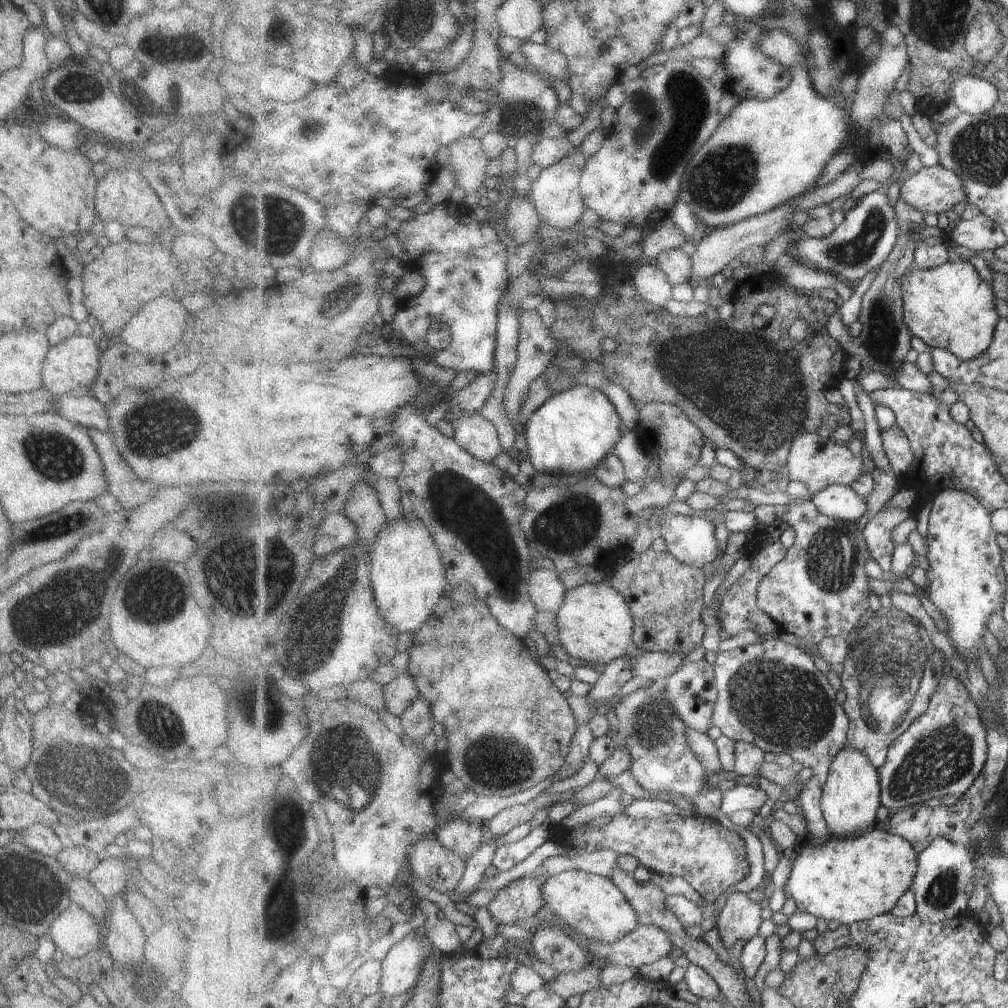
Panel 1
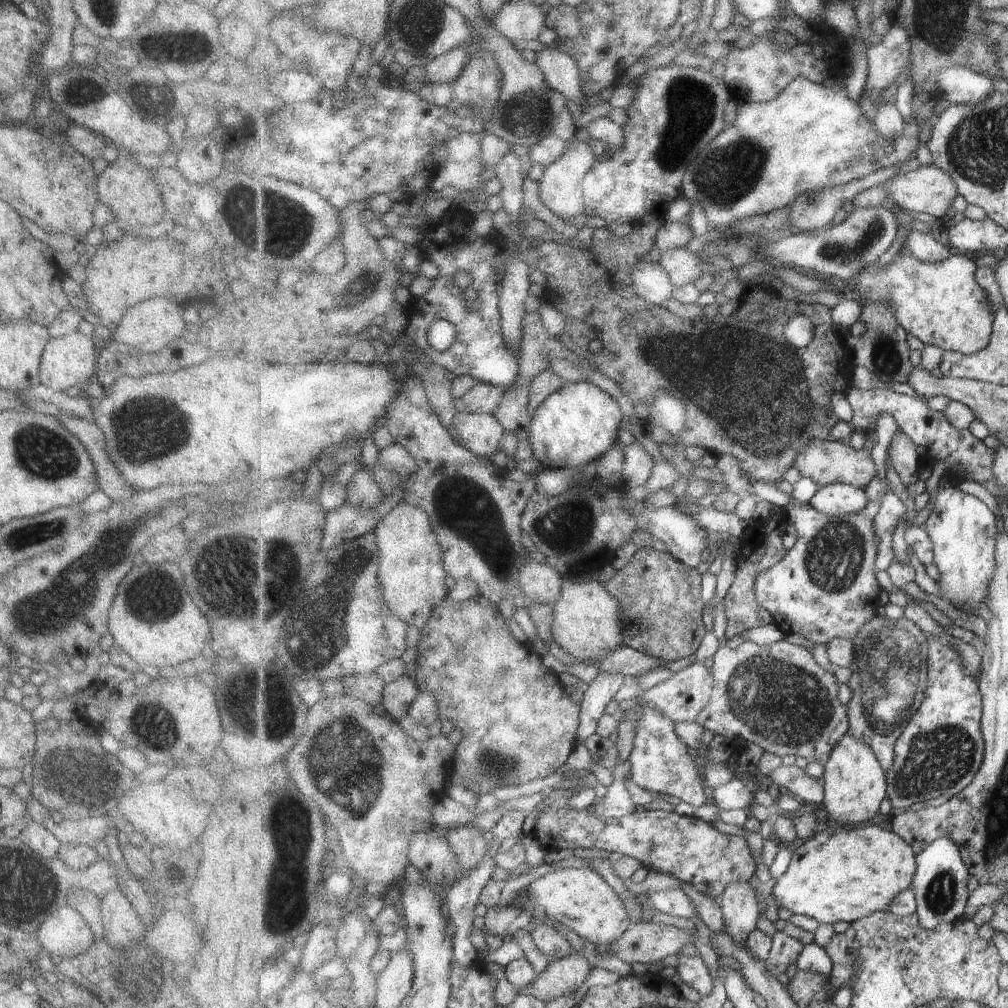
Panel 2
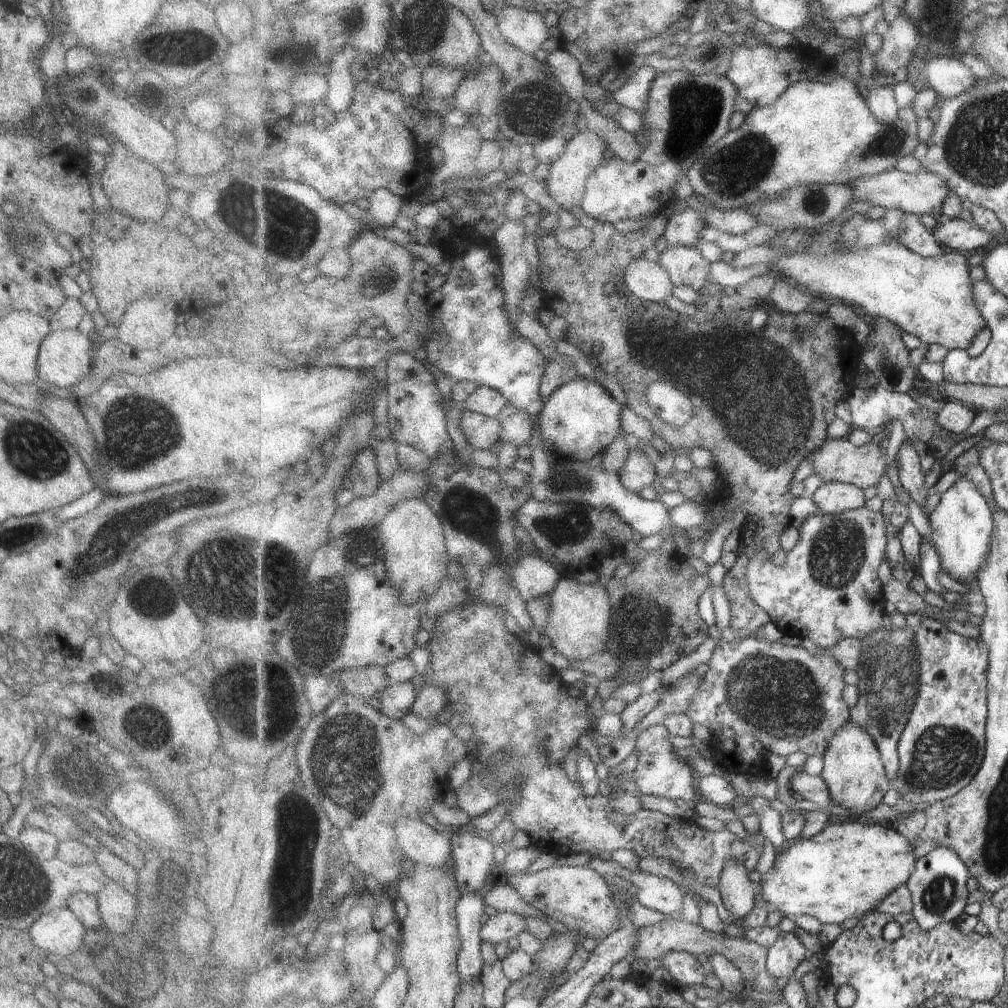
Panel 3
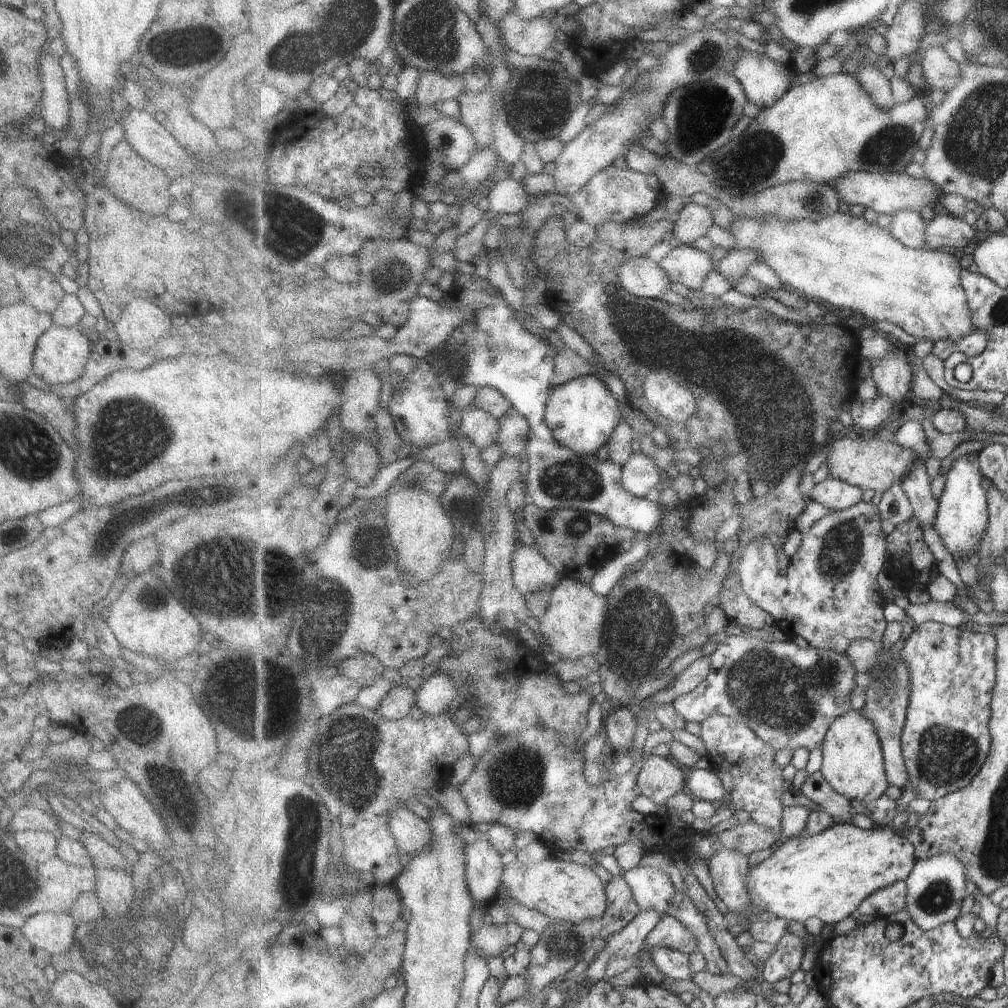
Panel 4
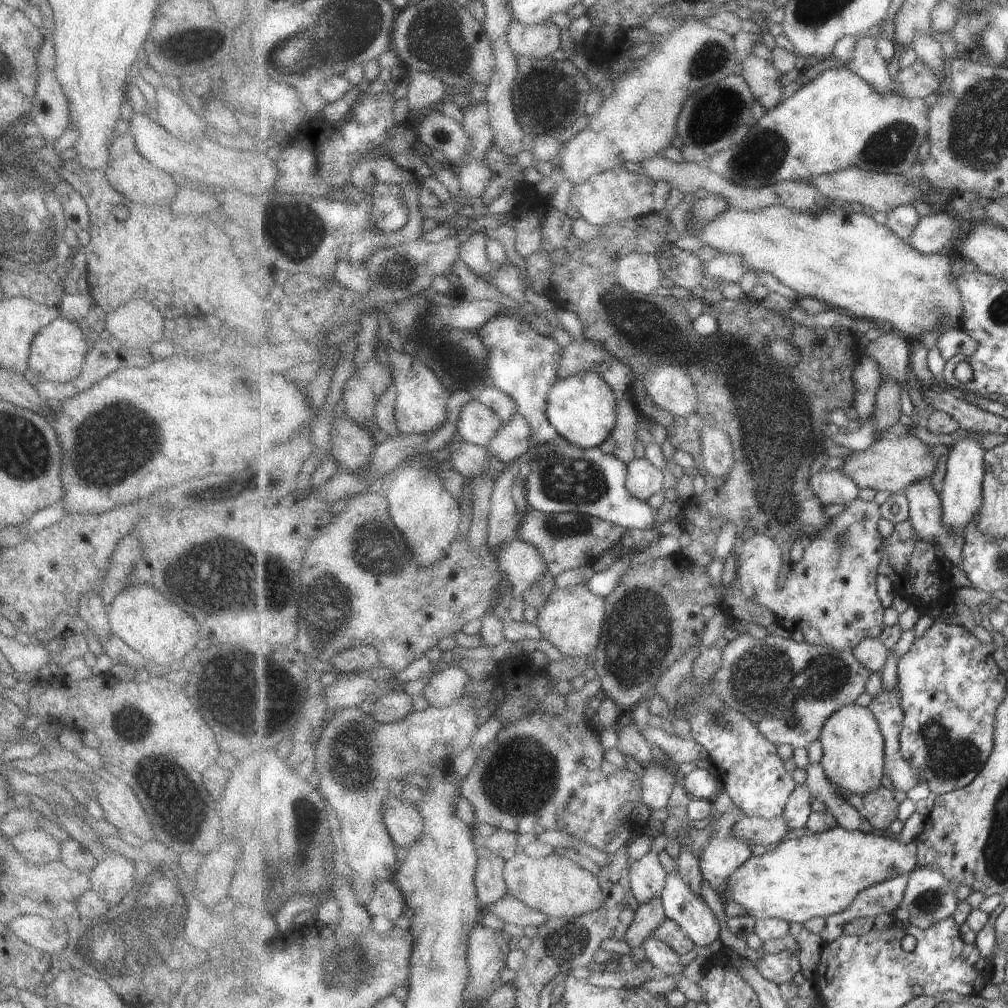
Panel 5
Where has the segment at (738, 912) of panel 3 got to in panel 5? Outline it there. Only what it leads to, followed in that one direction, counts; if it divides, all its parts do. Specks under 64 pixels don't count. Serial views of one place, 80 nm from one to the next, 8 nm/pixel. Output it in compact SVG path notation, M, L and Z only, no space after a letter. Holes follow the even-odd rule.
M738 807L735 811L729 813L715 811L713 813L714 818L708 824L711 827L711 837L708 838L703 850L698 855L704 880L710 884L710 887L721 900L723 899L723 890L725 890L731 874L737 868L741 868L743 862L747 862L749 858L753 857L751 844L743 838L737 838L736 826L741 822L743 814L744 811Z

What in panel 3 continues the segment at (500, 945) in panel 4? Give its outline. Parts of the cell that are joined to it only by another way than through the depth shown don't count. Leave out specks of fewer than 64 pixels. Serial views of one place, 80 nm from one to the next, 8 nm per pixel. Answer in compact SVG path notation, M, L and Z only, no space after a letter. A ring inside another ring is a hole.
M497 911L489 917L482 926L481 936L483 942L494 946L500 942L506 942L511 938L517 938L528 931L527 918L521 914Z

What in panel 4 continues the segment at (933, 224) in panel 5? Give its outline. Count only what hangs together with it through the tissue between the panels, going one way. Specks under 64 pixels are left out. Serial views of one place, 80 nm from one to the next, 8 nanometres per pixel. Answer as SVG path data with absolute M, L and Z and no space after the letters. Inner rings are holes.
M938 210L934 218L927 221L925 244L929 251L952 250L963 253L969 244L982 238L975 225L969 226L962 218L957 218L943 210Z

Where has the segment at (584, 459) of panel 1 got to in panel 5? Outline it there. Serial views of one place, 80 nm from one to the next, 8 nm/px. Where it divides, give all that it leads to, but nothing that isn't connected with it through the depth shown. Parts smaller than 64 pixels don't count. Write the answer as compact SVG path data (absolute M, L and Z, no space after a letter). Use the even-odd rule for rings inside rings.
M581 372L566 378L558 378L548 395L548 420L561 436L580 448L598 448L611 437L618 420L616 393L611 384L597 372Z

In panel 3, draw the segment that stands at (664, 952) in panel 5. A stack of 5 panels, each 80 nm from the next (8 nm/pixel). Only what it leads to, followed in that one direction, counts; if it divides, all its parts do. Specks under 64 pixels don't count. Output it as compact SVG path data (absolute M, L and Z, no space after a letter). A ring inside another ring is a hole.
M667 952L660 960L676 984L705 987L708 971L699 962L697 955L687 952Z

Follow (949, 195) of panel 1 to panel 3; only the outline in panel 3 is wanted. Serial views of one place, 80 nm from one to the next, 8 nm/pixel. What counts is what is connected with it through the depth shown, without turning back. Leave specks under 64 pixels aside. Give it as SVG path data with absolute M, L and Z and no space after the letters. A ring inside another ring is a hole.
M924 168L913 174L893 169L877 176L861 176L853 180L853 183L849 182L848 185L853 186L853 191L848 193L848 197L855 201L863 200L869 202L871 206L879 206L885 210L896 209L915 215L926 214L934 218L942 214L943 204L949 192L952 192L943 178Z

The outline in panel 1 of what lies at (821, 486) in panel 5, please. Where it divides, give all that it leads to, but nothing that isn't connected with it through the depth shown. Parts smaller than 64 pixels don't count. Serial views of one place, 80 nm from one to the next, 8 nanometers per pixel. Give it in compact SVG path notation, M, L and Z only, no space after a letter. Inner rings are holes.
M835 484L811 498L817 509L834 520L857 522L867 512L867 500L851 485Z

